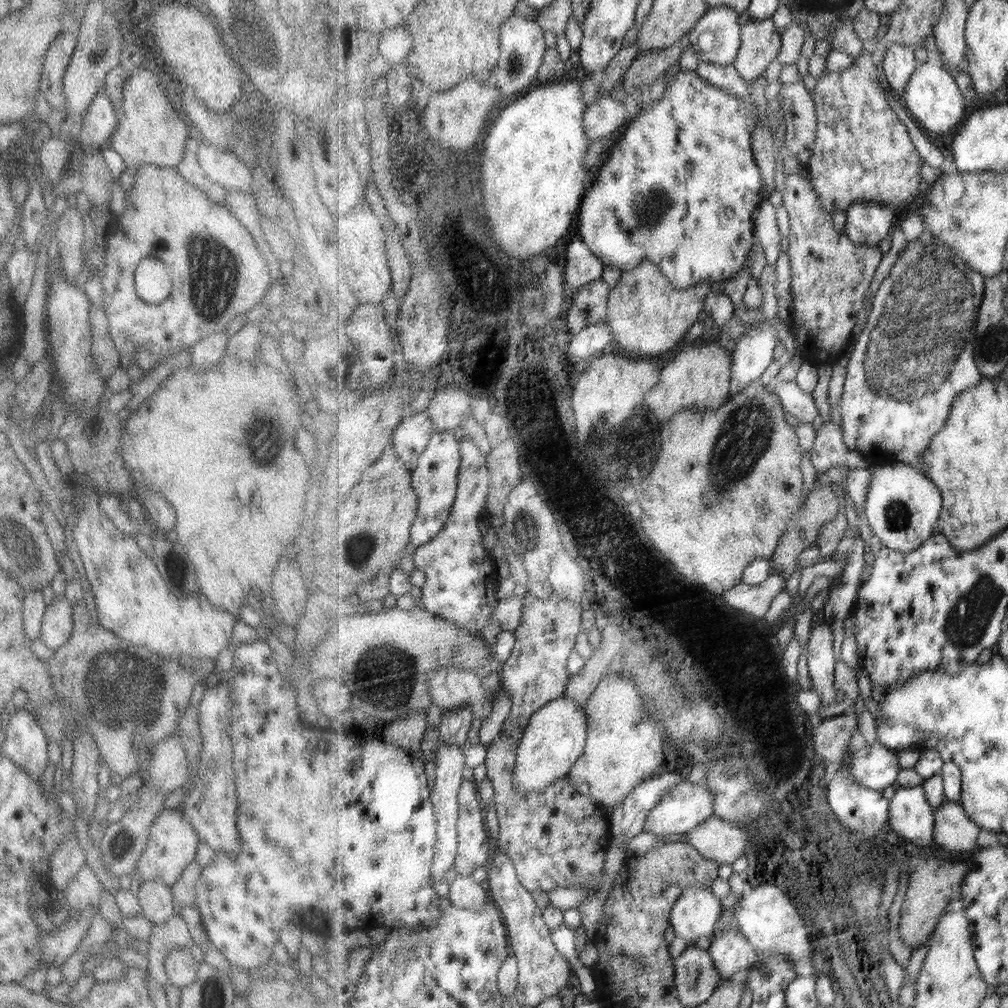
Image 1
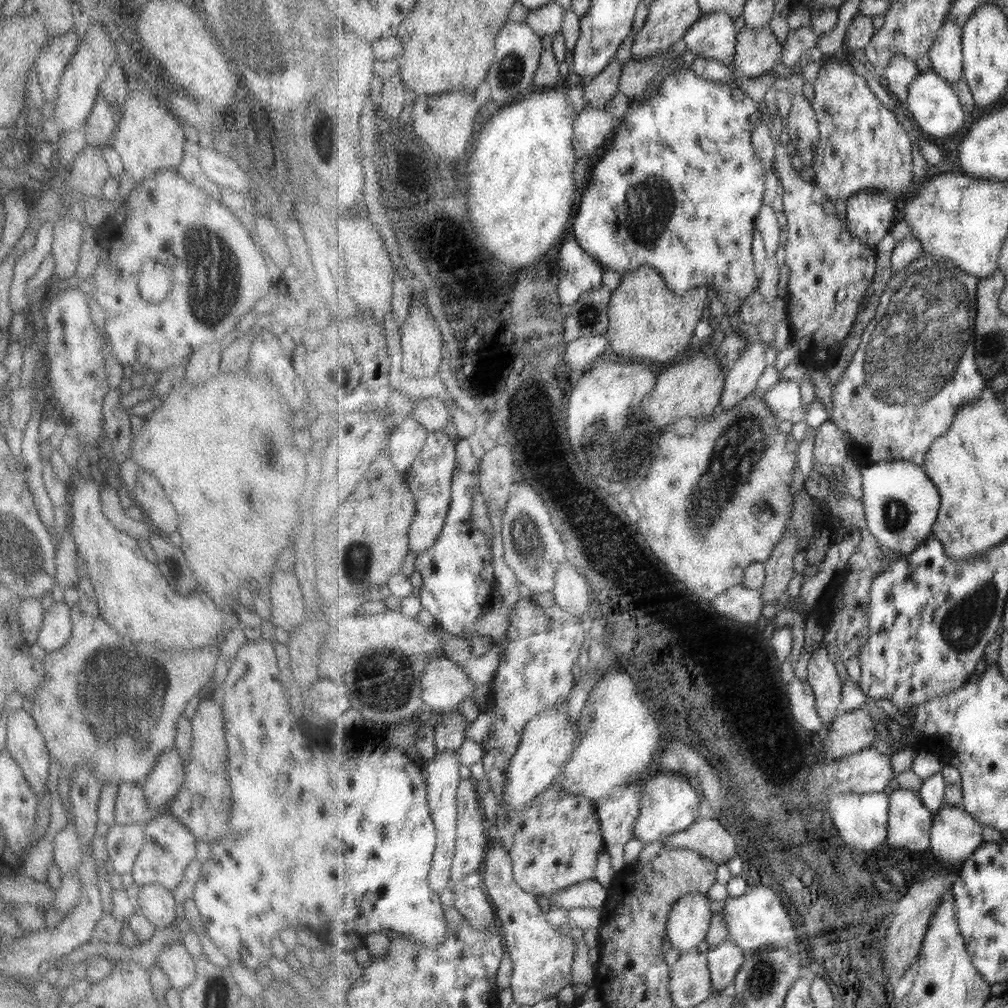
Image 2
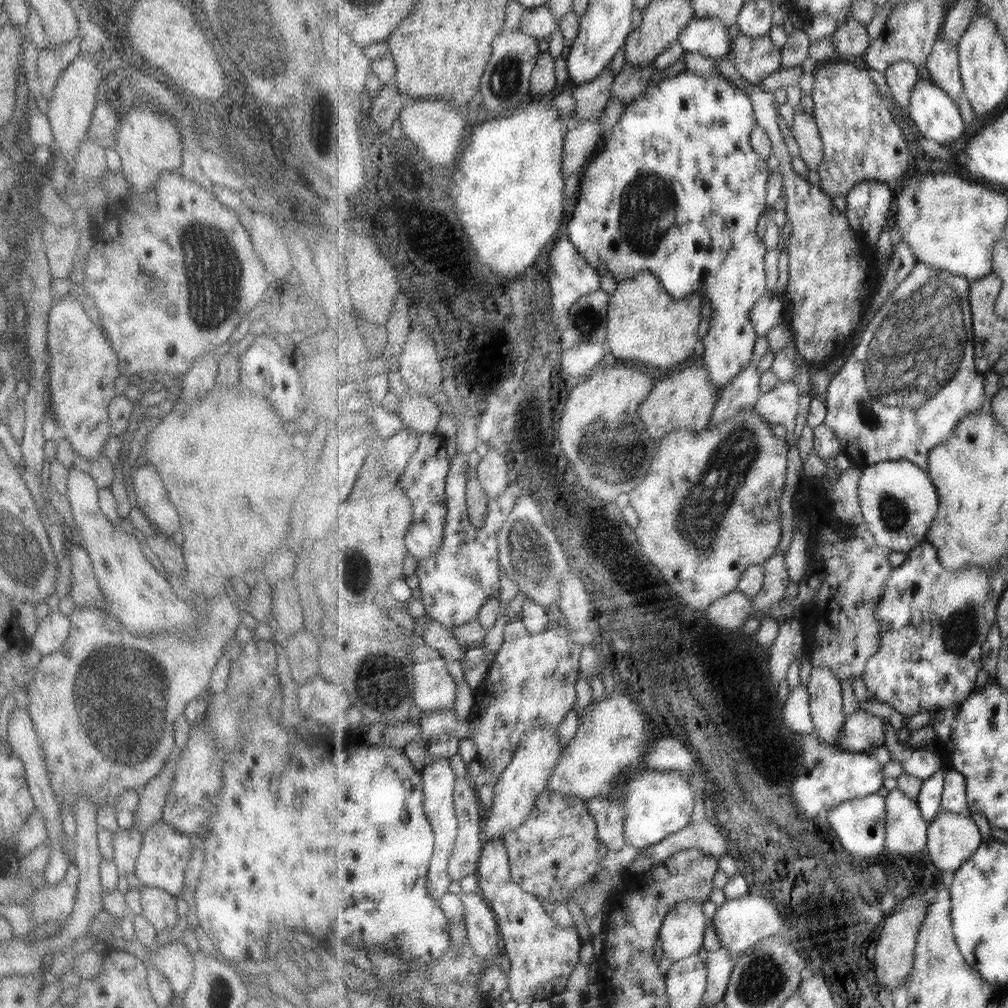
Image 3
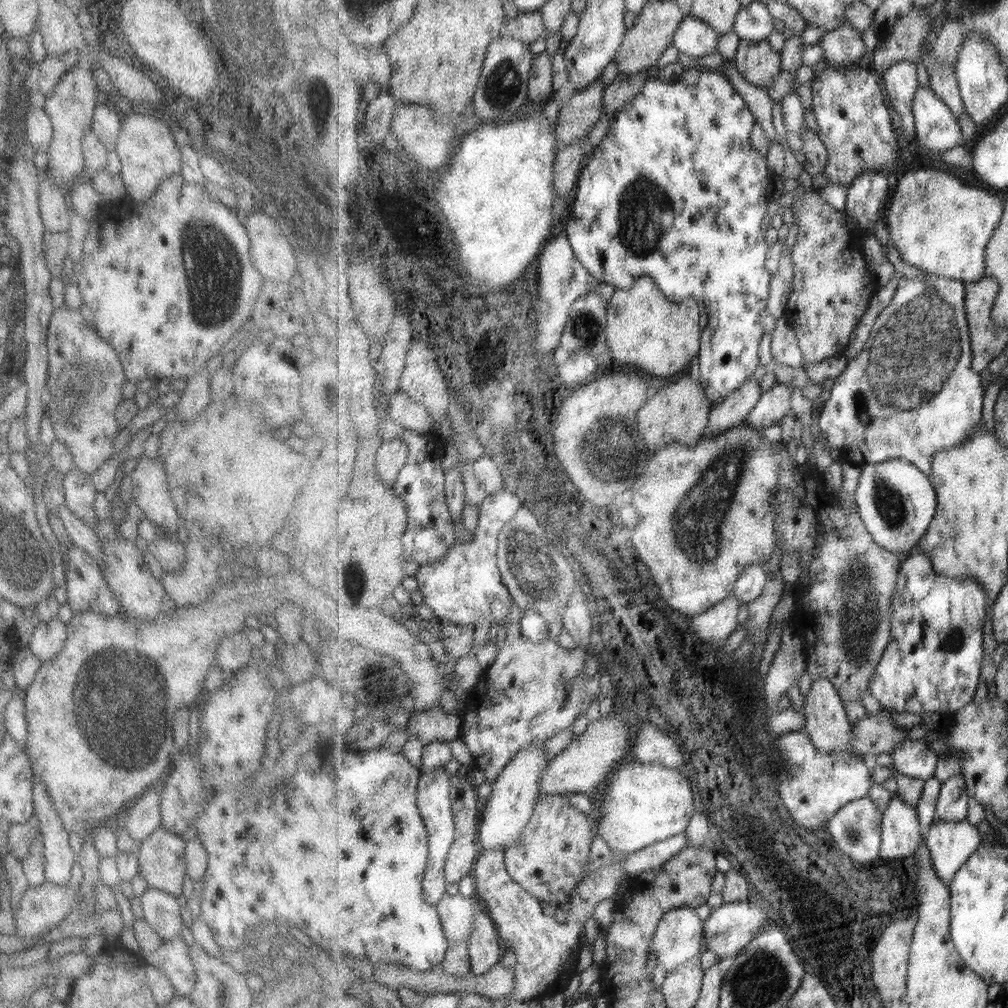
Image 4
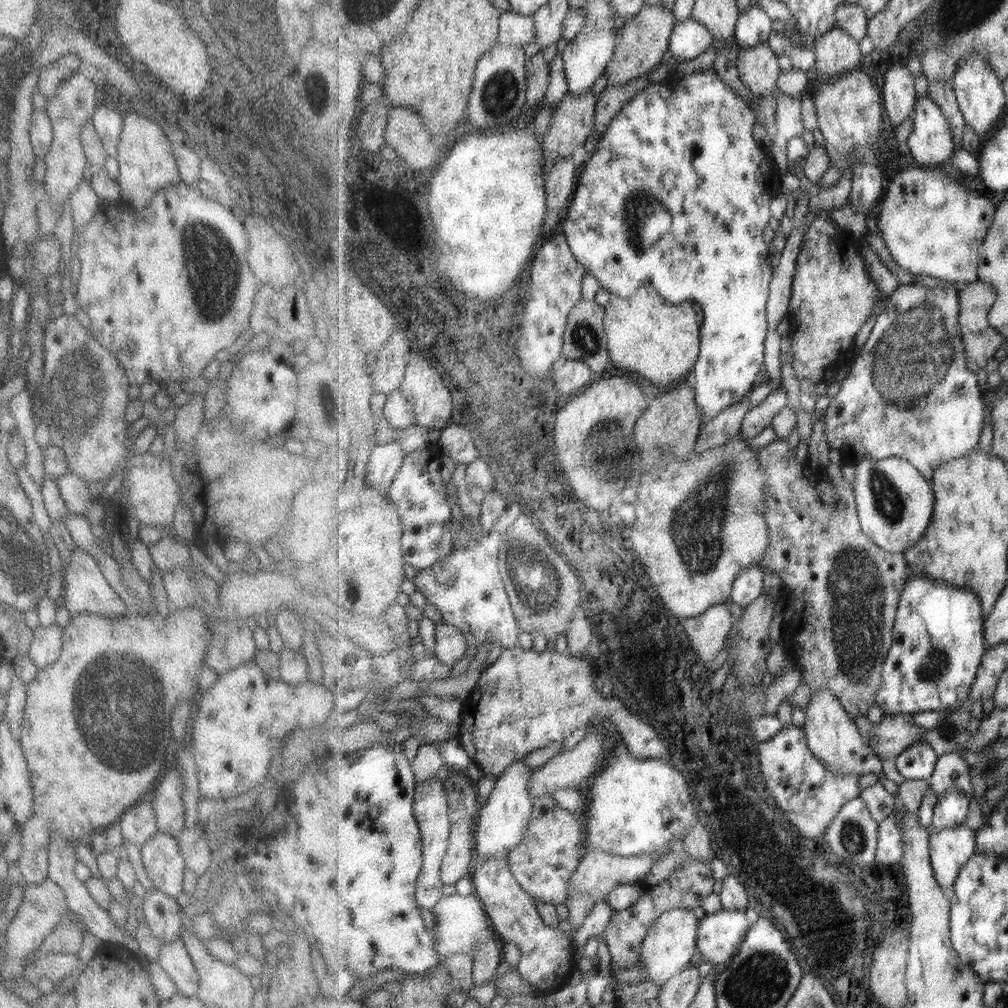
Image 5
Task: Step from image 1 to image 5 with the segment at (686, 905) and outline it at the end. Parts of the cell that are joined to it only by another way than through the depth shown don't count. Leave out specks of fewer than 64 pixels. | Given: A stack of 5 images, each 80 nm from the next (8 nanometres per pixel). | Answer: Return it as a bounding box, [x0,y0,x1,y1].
[638,909,700,987]

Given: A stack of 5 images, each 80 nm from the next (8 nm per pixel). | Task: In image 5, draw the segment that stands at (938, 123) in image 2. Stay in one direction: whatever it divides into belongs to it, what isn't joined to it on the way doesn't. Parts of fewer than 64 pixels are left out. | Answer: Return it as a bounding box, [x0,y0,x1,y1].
[908,95,955,169]

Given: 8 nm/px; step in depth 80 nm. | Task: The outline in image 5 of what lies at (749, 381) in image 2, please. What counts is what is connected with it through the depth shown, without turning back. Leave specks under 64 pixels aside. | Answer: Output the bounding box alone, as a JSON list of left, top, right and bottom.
[695,394,749,455]

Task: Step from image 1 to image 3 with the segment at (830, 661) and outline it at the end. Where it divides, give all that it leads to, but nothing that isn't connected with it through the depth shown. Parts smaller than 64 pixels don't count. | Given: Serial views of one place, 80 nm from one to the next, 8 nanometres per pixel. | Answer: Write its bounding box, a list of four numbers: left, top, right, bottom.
[807,667,845,746]

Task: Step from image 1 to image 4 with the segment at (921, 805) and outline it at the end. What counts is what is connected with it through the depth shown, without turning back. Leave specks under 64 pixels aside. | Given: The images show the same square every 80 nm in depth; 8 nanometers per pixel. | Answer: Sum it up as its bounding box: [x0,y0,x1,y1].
[880,793,925,860]

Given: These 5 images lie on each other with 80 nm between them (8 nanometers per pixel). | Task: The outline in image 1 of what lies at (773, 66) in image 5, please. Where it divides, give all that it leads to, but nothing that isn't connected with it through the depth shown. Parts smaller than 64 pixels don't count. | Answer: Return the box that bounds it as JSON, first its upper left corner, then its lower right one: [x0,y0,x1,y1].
[733,18,782,82]

